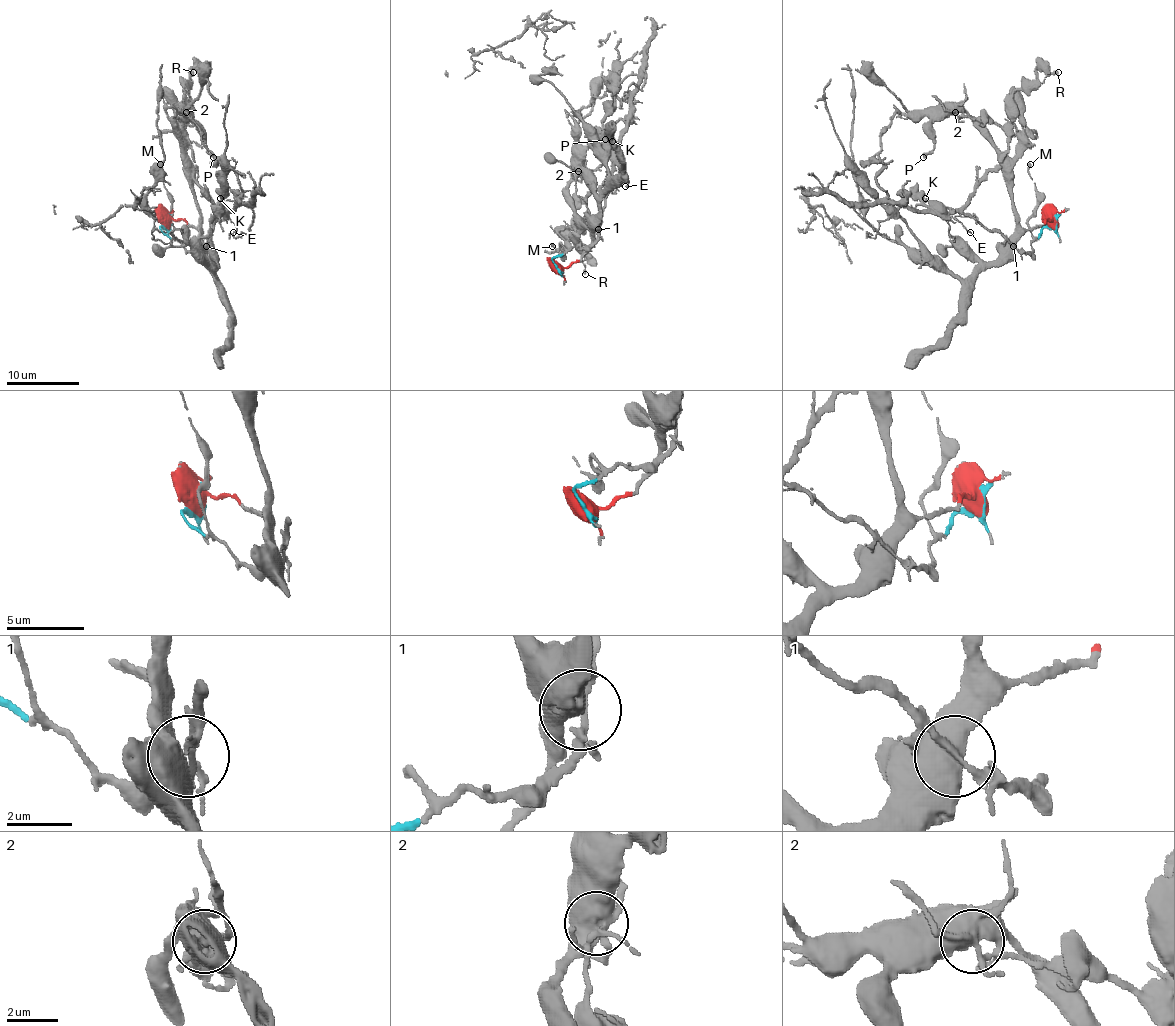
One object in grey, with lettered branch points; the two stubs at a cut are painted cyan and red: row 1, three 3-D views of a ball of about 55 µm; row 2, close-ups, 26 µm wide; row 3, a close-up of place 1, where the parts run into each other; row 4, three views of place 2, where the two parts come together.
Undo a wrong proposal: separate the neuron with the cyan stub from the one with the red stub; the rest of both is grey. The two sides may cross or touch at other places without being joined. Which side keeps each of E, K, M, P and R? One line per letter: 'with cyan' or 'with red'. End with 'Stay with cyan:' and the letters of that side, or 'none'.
E: with cyan
K: with red
M: with cyan
P: with red
R: with red
Stay with cyan: E, M

